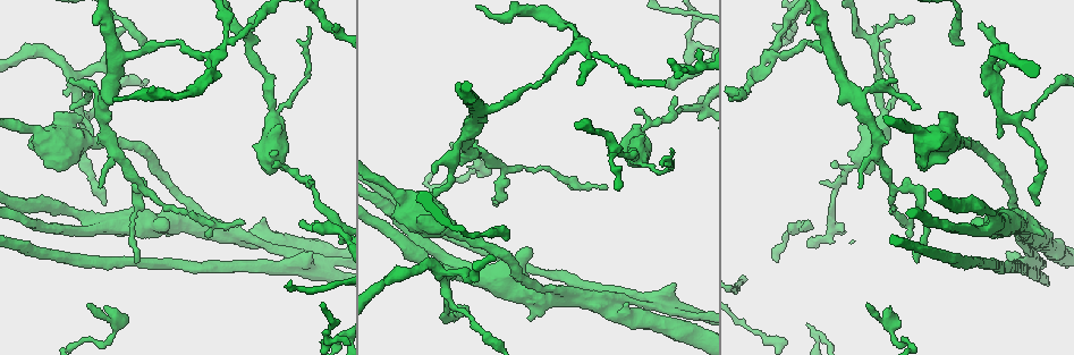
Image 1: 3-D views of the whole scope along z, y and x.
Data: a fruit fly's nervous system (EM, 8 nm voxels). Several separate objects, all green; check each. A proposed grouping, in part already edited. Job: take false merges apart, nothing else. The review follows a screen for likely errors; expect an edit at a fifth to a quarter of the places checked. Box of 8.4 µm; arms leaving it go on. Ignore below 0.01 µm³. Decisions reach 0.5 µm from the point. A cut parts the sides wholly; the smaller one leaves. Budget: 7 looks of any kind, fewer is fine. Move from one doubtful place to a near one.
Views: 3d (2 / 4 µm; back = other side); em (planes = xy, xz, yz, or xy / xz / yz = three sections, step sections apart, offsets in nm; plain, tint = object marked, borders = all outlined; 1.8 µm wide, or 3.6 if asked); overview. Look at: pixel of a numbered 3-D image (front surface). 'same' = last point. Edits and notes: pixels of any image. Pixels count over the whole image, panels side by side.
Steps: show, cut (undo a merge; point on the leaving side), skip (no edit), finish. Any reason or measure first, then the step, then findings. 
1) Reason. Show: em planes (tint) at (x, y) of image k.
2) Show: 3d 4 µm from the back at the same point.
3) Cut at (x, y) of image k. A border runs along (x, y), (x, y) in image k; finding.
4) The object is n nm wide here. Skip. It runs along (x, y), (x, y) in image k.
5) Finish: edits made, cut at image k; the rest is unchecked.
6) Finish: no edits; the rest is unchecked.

Three arms meet. Show: 3d 4 µm at (111, 92) of image 1.

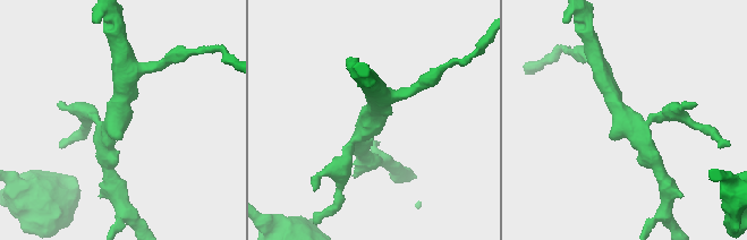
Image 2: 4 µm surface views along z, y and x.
Shape alone is not enough. Show: em xy step 4 (plain) at (624, 121) of image 2.

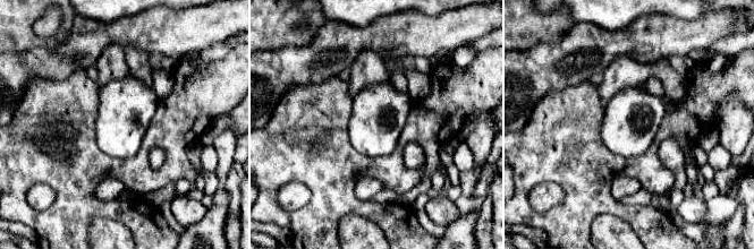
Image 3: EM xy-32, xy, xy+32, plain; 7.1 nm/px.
Show: em xy step 4 (tint) at the same point.

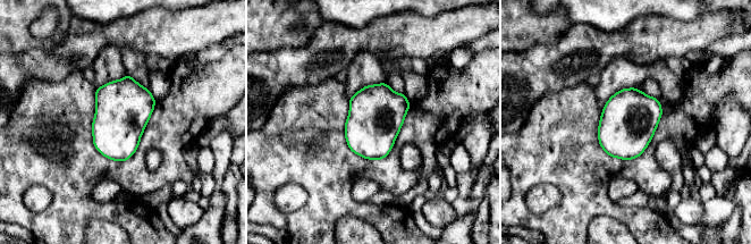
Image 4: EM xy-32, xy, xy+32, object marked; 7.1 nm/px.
Skip. All the same neuron.

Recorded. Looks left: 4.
Two arms at a narrow angle. Show: 3d 2 µm at (768, 57) of image 1.

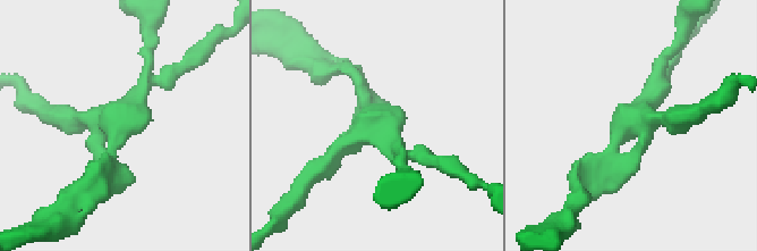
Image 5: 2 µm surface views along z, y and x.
4 arms meet here; now the EM. Show: em planes (tint) at (634, 118) of image 5.

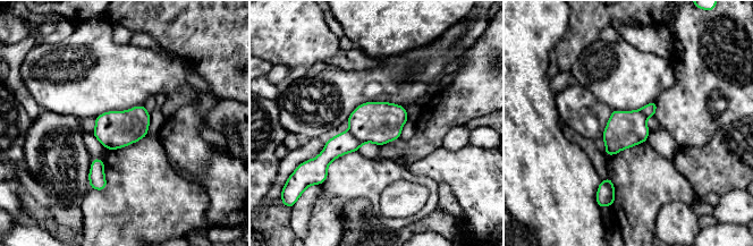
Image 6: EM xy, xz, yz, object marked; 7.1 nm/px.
Skip. Continuous, no second neuron.

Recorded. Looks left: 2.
Side arm on a straight run. Show: 3d 2 µm at (274, 113) of image 1.

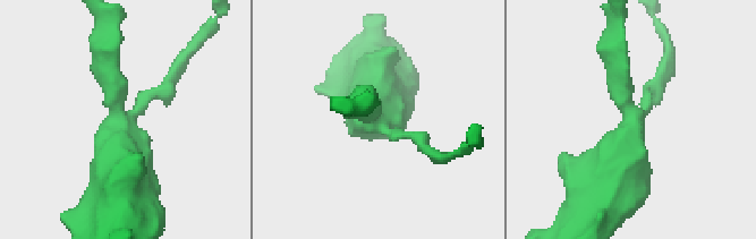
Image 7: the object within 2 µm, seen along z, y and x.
3 arms meet here; shape alone is not enough. Show: em planes (tint) at (119, 122) of image 7.

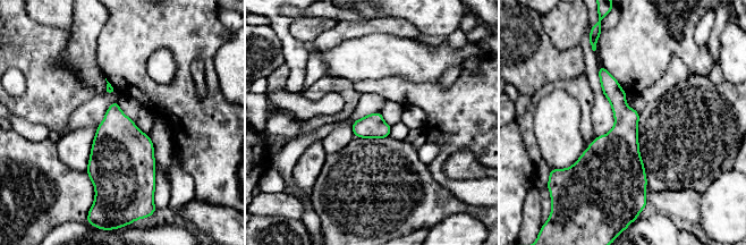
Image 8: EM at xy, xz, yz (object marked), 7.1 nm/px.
Skip. One neuron here.

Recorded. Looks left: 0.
Finish: no edits; the rest is unchecked.

